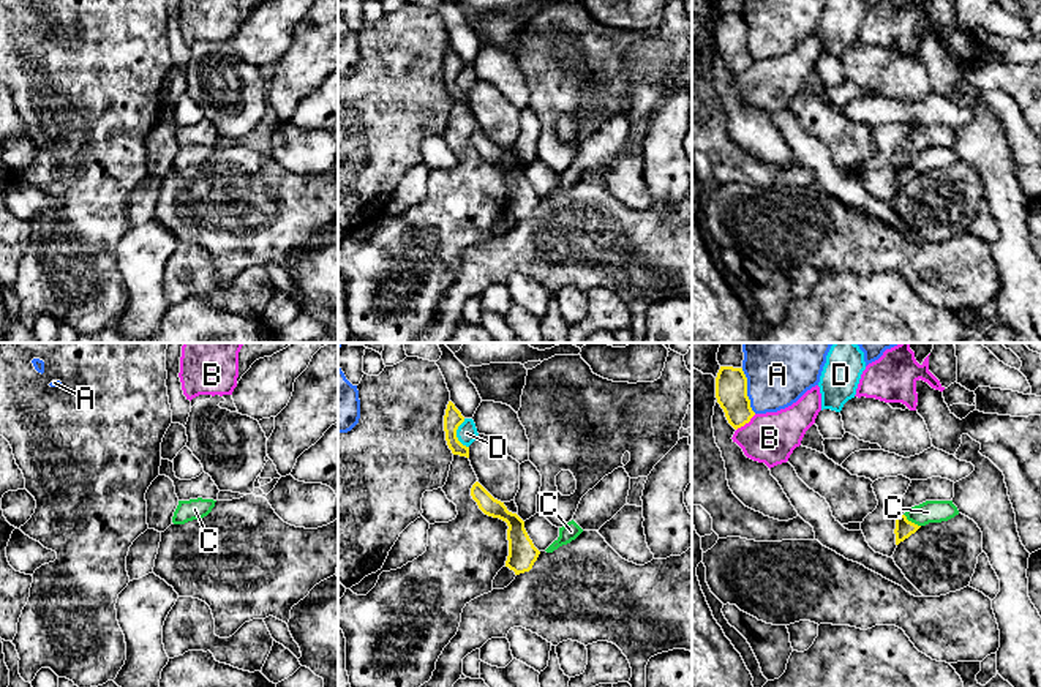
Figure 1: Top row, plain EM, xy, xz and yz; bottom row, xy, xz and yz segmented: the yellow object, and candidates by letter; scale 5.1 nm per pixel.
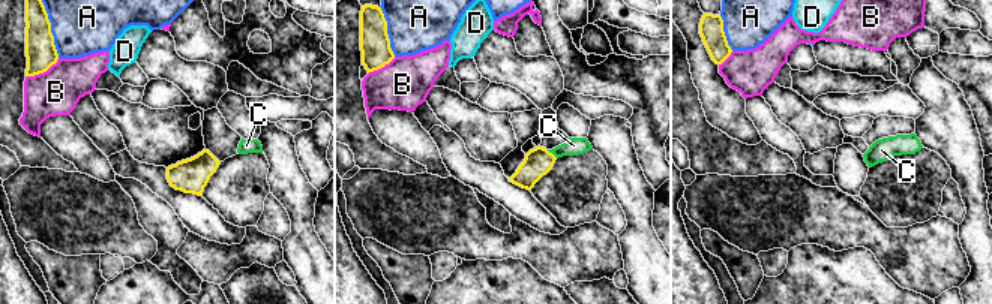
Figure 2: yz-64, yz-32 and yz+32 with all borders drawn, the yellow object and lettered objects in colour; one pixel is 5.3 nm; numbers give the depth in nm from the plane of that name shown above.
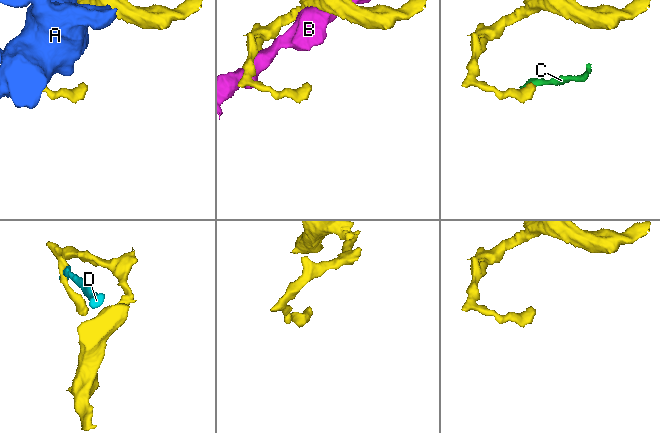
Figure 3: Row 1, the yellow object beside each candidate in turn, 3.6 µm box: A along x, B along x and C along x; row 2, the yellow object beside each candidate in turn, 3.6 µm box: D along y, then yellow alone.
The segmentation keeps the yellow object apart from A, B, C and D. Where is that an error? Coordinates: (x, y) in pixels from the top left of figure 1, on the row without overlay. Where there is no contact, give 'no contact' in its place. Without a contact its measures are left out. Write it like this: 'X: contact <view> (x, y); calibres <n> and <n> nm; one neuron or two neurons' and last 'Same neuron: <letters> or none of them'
A: contact yz (746, 37); calibres 160 and 280 nm; two neurons
B: contact yz (746, 68); calibres 160 and 260 nm; two neurons
C: contact yz (910, 168); calibres 90 and 110 nm; two neurons
D: contact xz (455, 81); calibres 90 and 110 nm; two neurons
Same neuron: none of them

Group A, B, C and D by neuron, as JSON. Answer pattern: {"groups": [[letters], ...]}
{"groups": [["A"], ["B"], ["C"], ["D"]]}

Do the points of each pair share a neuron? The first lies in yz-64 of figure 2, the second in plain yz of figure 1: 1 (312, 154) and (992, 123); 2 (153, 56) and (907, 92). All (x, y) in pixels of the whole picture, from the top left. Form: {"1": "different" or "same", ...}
{"1": "different", "2": "same"}

